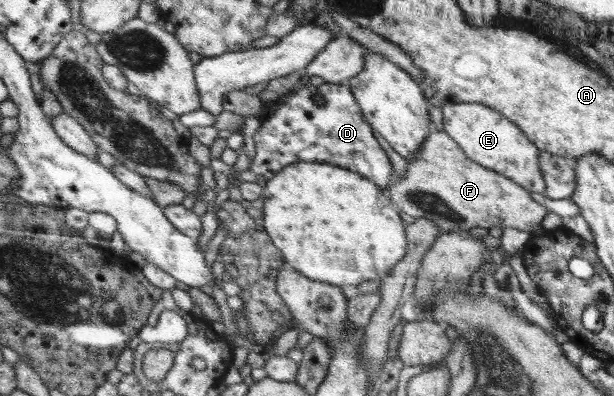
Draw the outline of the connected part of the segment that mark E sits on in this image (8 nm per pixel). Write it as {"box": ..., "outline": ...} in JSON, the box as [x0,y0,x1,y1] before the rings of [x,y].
{"box":[442,103,546,194],"outline":[[[452,103],[442,108],[444,131],[452,137],[472,161],[486,169],[504,174],[529,192],[543,194],[546,179],[540,166],[540,149],[523,132],[498,110],[480,103]]]}

